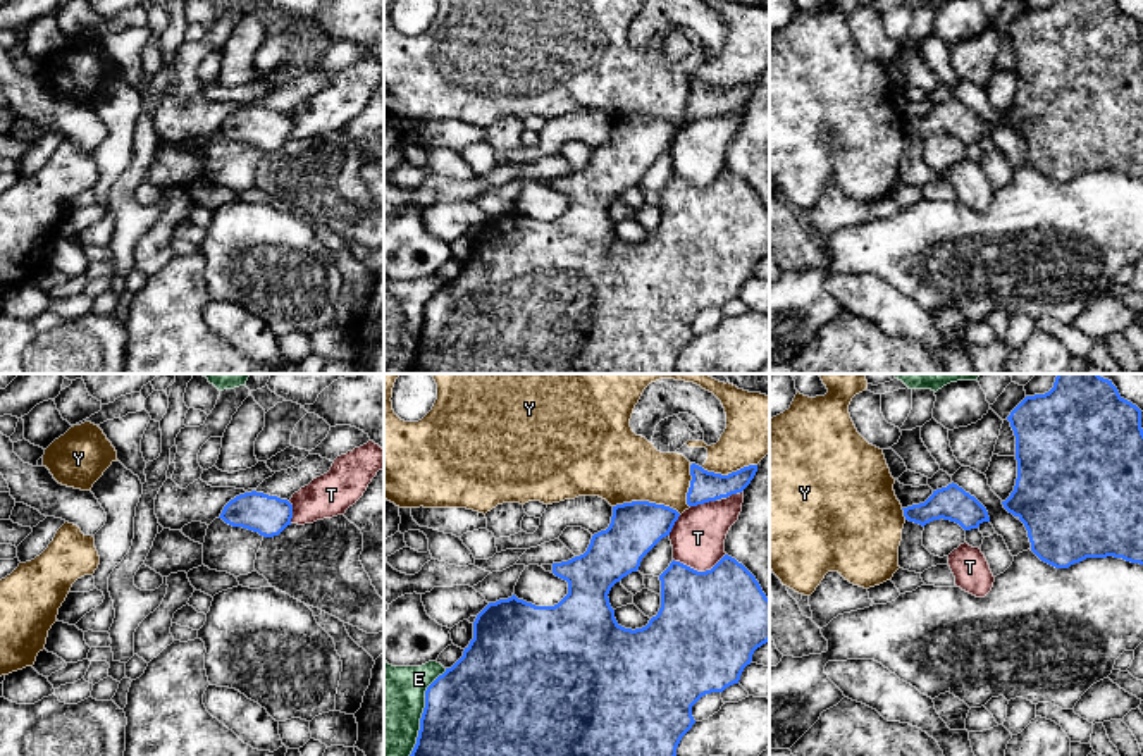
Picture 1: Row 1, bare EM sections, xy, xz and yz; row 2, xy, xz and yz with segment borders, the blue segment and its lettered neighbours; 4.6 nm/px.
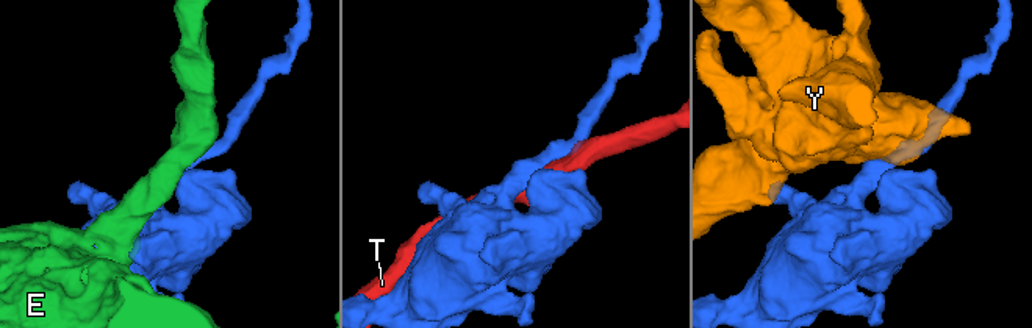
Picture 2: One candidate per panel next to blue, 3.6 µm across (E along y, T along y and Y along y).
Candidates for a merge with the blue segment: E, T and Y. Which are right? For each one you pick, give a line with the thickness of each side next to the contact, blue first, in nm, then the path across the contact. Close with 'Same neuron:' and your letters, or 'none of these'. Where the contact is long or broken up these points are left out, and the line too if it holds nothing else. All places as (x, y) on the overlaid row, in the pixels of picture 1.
Same neuron: none of these

